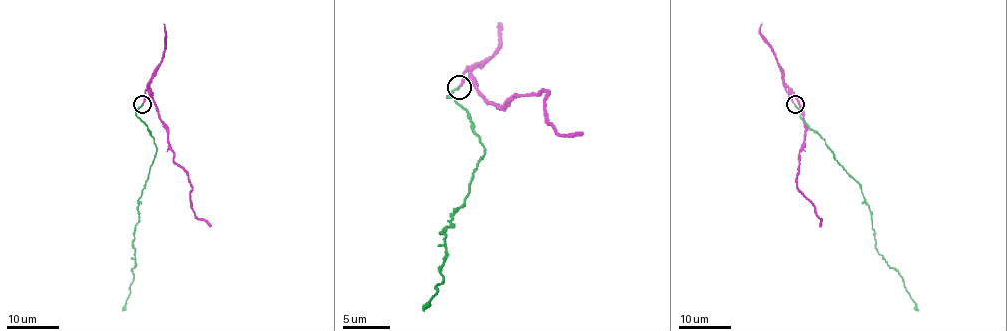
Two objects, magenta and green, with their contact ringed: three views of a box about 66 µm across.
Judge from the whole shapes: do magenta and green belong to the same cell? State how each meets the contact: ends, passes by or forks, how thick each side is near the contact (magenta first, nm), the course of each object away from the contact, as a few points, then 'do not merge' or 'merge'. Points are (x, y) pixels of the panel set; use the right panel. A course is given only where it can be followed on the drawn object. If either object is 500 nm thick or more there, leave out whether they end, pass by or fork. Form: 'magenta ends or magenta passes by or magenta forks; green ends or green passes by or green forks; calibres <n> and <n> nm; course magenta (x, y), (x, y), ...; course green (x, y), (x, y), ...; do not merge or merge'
magenta ends; green ends; calibres 170 and 200 nm; course magenta (795, 104), (790, 92), (797, 101), (805, 128), (799, 153), (797, 190), (812, 204), (821, 220), (820, 226); course green (795, 104), (800, 115), (861, 190), (869, 207), (876, 248), (902, 277), (906, 291), (919, 311); merge

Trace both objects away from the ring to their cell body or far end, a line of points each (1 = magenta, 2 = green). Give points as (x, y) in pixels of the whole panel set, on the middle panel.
1: (458, 88), (463, 76), (498, 107), (515, 95), (548, 92), (545, 118), (562, 135), (583, 132)
2: (458, 88), (447, 97), (468, 114), (484, 154), (473, 172), (470, 191), (442, 234), (442, 281), (423, 311)

